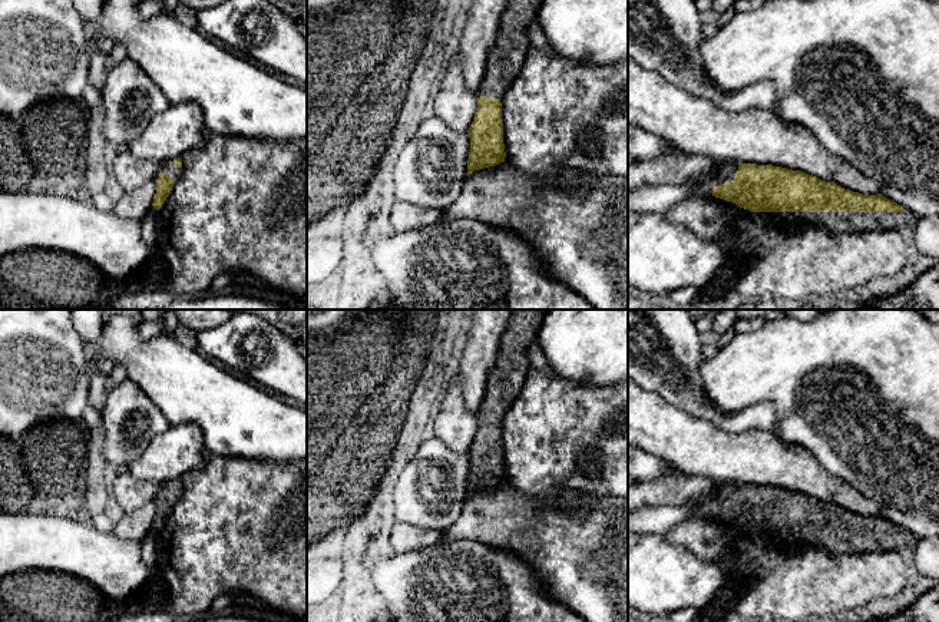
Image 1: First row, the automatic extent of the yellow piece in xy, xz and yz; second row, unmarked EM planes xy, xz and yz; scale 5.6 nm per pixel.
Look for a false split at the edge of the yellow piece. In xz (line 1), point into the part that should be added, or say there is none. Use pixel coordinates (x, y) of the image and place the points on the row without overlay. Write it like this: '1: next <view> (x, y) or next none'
1: next xz (505, 379)

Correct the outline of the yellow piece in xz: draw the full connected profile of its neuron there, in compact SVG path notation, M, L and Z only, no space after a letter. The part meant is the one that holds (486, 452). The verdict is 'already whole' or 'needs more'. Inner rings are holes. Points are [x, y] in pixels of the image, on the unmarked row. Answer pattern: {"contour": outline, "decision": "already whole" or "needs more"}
{"contour": "M513 310L502 334L497 357L486 380L486 393L477 414L477 430L467 451L470 473L467 497L505 482L502 424L505 413L522 388L526 358L536 344L549 310Z", "decision": "needs more"}

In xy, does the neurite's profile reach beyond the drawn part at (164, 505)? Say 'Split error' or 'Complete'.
Split error

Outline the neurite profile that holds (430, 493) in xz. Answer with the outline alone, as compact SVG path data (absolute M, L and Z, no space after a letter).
M436 436L424 437L413 459L401 470L394 489L394 520L421 529L446 532L460 517L467 497L469 454L446 447Z

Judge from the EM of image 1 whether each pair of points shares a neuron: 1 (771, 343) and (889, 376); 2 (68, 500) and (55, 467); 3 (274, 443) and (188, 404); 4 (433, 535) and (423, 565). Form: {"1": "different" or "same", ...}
{"1": "same", "2": "same", "3": "same", "4": "different"}

